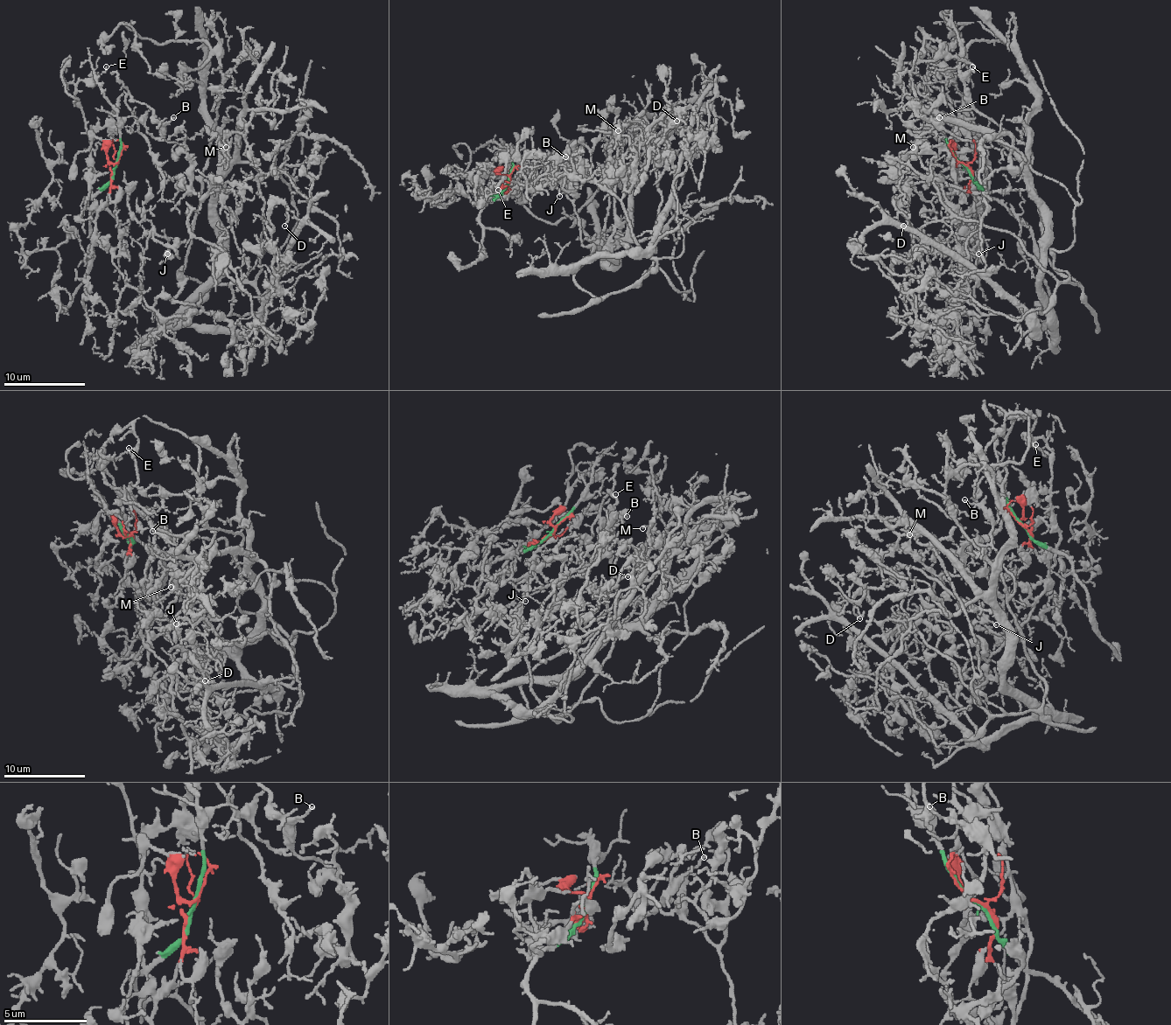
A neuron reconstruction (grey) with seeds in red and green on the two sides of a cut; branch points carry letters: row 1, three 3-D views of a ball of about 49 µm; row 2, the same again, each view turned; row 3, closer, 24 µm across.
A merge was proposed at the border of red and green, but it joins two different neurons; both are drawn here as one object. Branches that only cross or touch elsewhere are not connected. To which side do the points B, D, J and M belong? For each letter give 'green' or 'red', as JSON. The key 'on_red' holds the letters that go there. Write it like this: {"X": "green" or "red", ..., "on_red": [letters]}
{"B": "red", "D": "red", "J": "red", "M": "red", "on_red": ["B", "D", "J", "M"]}

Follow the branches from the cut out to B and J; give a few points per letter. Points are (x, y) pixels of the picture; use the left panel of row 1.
B: (117, 163), (96, 237), (137, 288), (143, 214), (162, 198), (139, 130), (157, 136), (174, 116)
J: (117, 163), (96, 237), (136, 288), (148, 239), (156, 234), (168, 243), (168, 253)

